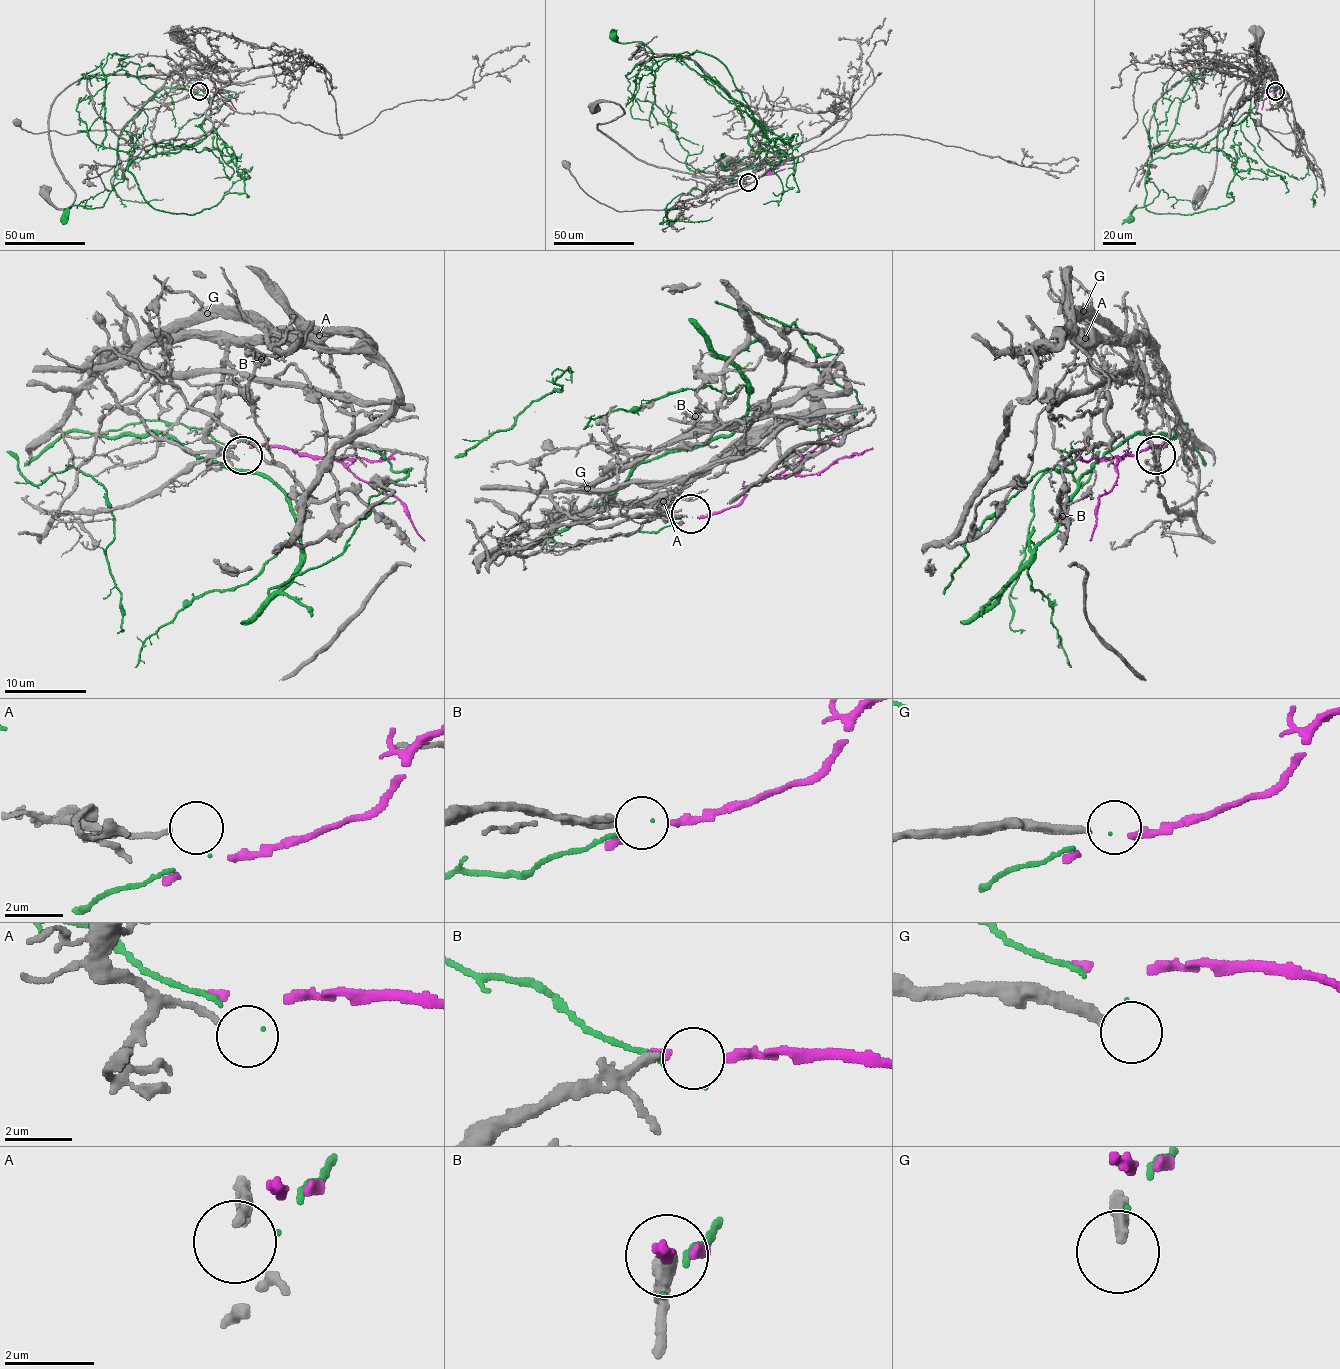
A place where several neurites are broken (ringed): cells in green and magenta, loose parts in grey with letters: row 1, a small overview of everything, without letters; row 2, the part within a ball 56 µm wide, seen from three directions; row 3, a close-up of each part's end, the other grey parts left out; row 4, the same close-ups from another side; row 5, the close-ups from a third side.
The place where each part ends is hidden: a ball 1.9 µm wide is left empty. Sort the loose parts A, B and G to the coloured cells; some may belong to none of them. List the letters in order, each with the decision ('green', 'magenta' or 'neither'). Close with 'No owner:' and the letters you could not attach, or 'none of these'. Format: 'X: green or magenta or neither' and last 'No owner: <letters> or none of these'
A: neither
B: neither
G: neither
No owner: A, B, G

